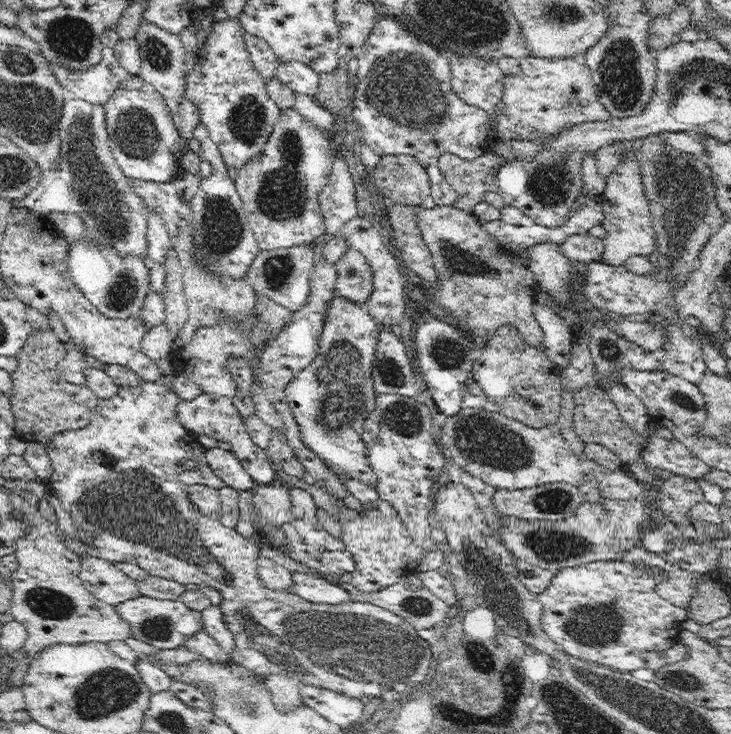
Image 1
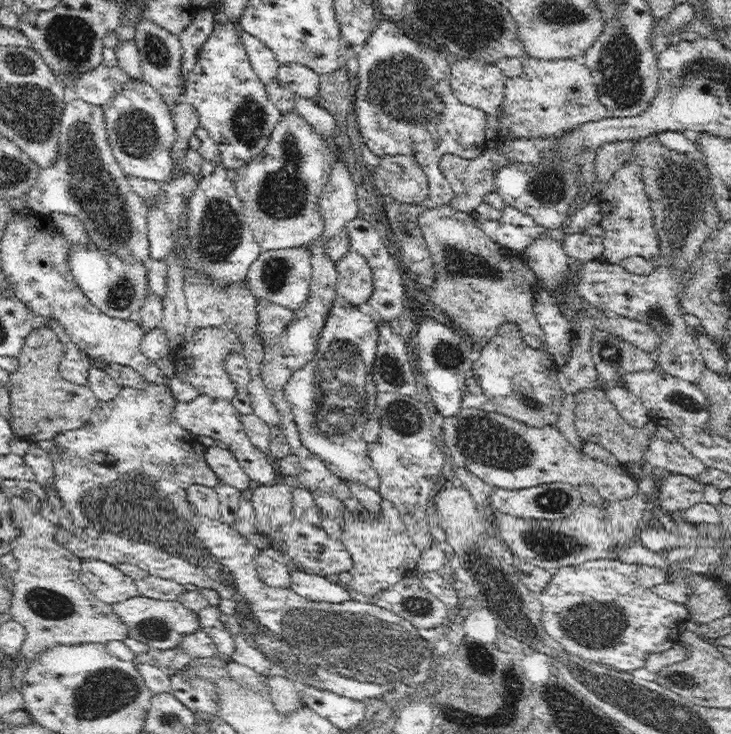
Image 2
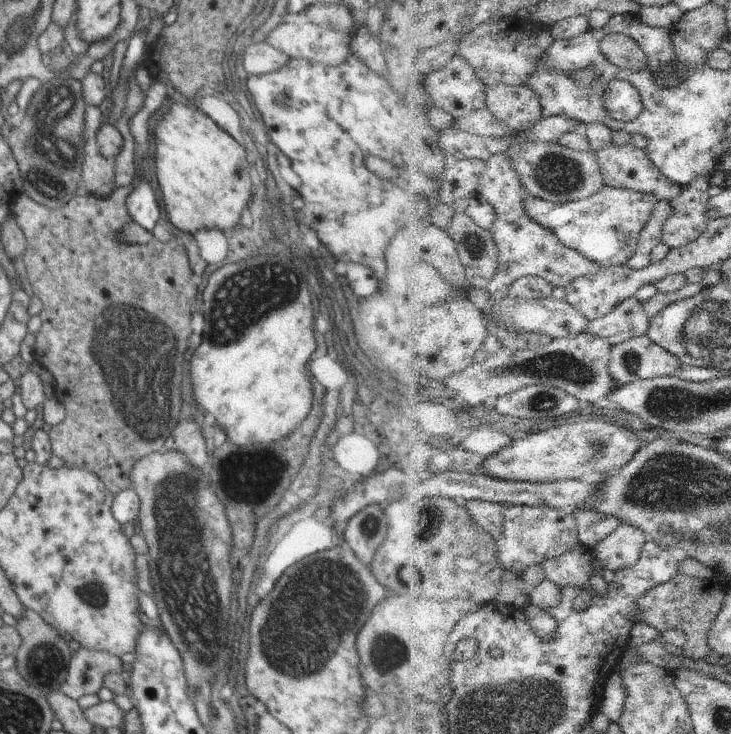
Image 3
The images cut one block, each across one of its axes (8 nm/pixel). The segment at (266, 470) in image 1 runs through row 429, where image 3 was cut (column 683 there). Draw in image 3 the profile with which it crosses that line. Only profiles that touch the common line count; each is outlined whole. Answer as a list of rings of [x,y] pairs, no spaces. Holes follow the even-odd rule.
[[[702,174],[690,186],[683,186],[682,194],[674,198],[676,210],[664,226],[663,242],[670,248],[690,246],[706,232],[711,221],[707,214],[708,202],[713,197],[710,187],[710,177]]]

